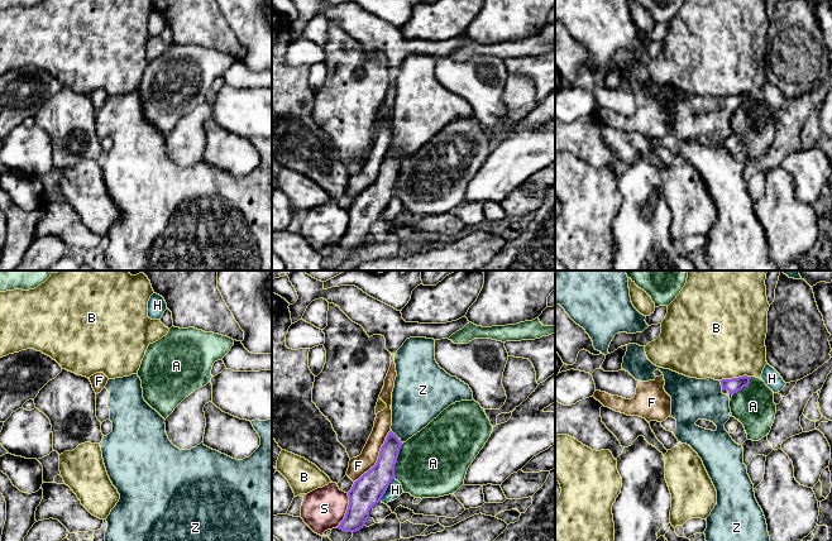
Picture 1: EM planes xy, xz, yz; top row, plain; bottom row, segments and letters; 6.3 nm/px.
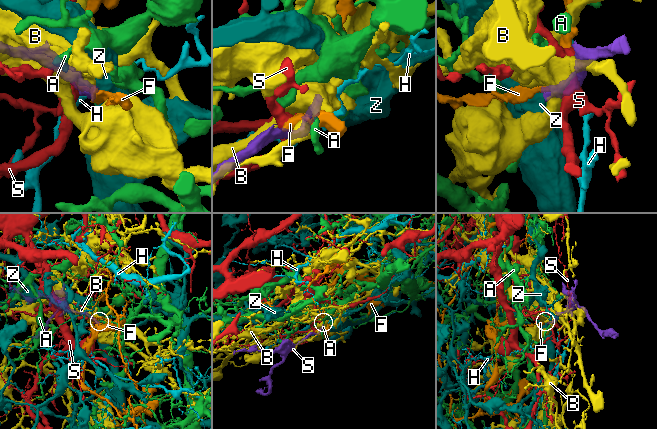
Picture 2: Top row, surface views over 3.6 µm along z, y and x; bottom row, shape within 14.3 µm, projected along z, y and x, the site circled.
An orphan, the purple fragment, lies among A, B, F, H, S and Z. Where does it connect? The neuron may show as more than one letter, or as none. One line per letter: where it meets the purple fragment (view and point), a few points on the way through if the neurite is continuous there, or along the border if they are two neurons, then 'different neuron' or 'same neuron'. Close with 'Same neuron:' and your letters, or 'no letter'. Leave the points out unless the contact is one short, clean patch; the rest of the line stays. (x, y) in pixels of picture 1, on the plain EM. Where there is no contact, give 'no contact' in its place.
A: xz (396, 178) | different neuron
B: yz (735, 95) | different neuron
F: xz (378, 175) | different neuron
H: xz (386, 206) | along xz (393, 195), (379, 218) | different neuron
S: xz (347, 226) | different neuron
Z: yz (721, 101) | across yz (735, 101), (721, 101), (702, 115), (692, 116) | same neuron
Same neuron: Z

